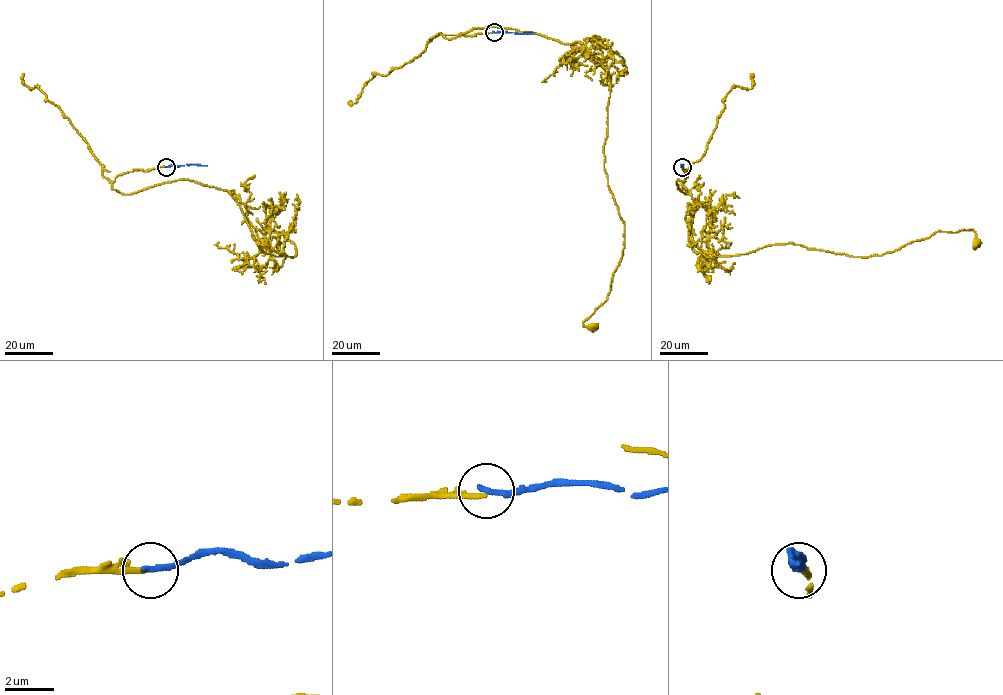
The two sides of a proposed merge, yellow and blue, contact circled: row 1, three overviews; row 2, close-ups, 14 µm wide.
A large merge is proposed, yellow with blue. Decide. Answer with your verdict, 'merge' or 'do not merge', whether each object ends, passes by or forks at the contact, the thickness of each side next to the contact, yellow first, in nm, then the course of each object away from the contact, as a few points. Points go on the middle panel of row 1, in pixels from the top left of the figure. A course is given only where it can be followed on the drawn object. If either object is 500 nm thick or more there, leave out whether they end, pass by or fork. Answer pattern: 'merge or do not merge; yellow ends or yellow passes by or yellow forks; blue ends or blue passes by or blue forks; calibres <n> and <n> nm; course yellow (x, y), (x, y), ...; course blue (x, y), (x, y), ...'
do not merge; yellow ends; blue ends; calibres 180 and 240 nm; course yellow (494, 33), (439, 33), (579, 42), (610, 84), (604, 169), (624, 244), (592, 326); course blue (494, 32), (535, 33)

